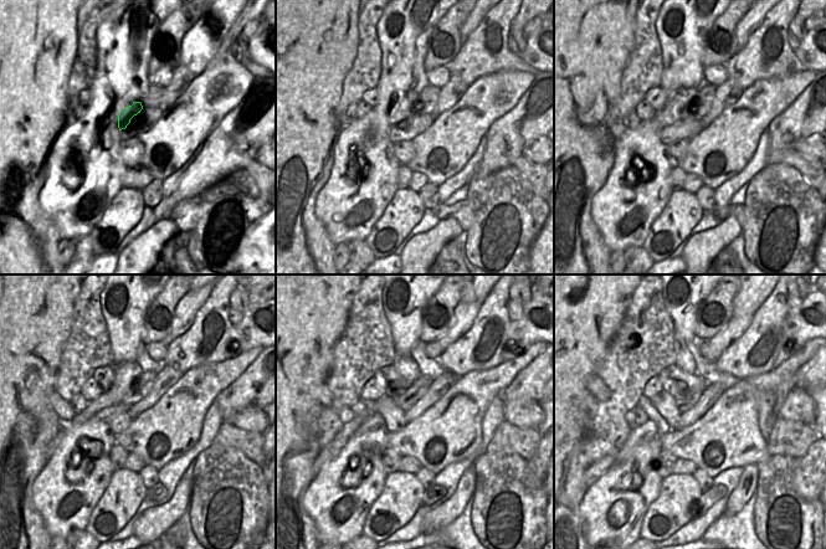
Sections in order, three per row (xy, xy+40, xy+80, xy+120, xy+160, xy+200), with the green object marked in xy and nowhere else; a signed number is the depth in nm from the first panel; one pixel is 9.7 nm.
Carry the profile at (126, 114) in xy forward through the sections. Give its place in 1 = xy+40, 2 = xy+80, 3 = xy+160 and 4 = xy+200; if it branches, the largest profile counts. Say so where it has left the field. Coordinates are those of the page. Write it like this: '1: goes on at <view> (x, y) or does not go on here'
1: goes on at xy+40 (410, 96)
2: goes on at xy+80 (688, 95)
3: goes on at xy+160 (408, 368)
4: goes on at xy+200 (685, 360)

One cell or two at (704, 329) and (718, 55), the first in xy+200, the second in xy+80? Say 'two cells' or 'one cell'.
one cell

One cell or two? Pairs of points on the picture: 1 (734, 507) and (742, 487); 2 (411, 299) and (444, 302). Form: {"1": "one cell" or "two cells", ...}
{"1": "one cell", "2": "two cells"}

